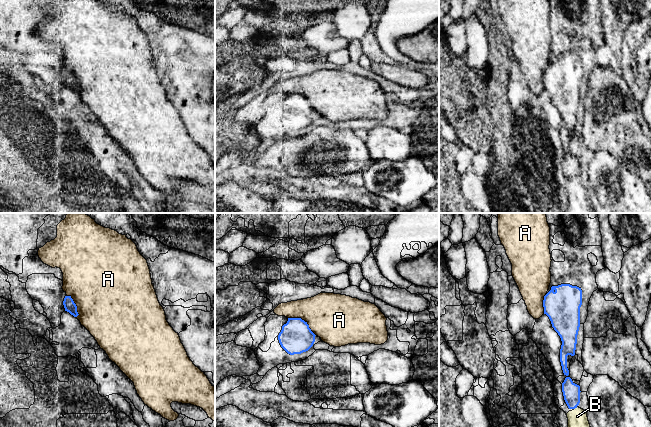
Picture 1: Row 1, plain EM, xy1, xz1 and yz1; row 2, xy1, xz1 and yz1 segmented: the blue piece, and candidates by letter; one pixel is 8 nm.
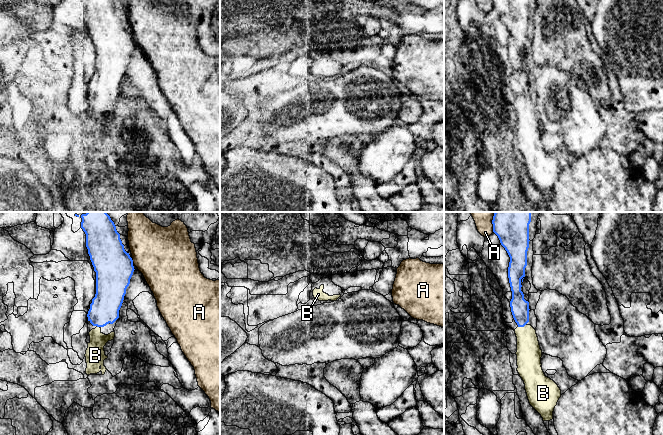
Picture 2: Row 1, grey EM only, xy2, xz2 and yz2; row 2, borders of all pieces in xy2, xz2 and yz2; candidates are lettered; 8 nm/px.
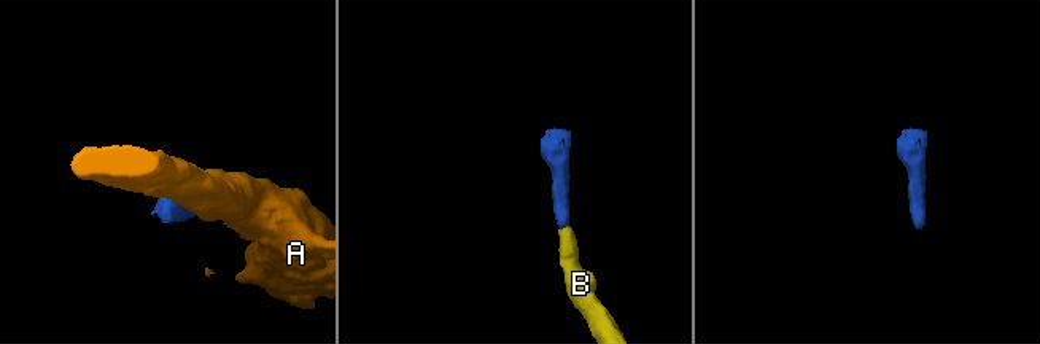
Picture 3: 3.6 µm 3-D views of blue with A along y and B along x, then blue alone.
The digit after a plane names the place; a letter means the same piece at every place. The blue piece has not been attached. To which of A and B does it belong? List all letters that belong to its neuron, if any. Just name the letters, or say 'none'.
B

